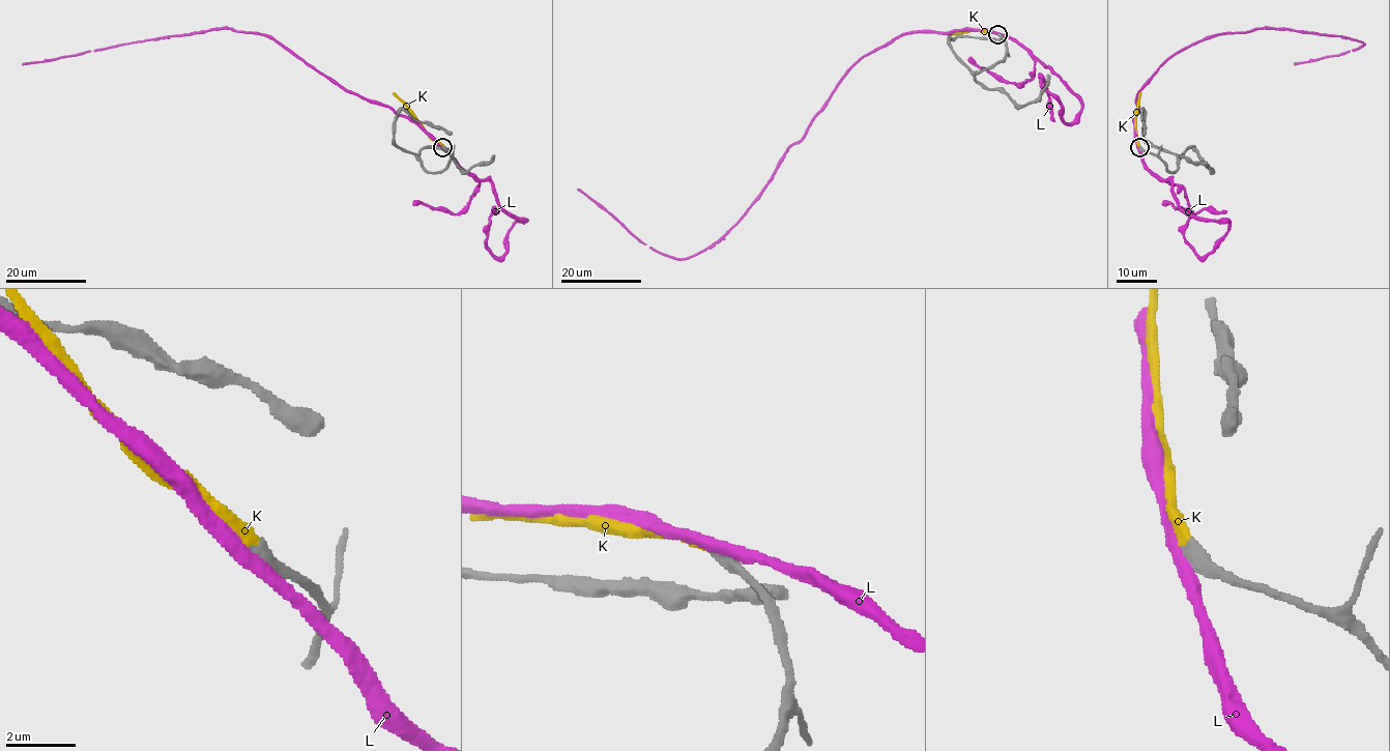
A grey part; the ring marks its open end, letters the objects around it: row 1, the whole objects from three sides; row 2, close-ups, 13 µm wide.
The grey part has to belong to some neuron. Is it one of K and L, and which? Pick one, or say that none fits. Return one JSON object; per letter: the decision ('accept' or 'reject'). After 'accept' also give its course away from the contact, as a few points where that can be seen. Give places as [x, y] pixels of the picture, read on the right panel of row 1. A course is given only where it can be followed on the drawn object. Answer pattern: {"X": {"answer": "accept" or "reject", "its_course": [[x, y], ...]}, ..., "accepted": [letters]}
{"K": {"answer": "accept", "its_course": [[1139, 147], [1135, 109], [1140, 92]]}, "L": {"answer": "reject"}, "accepted": ["K"]}

